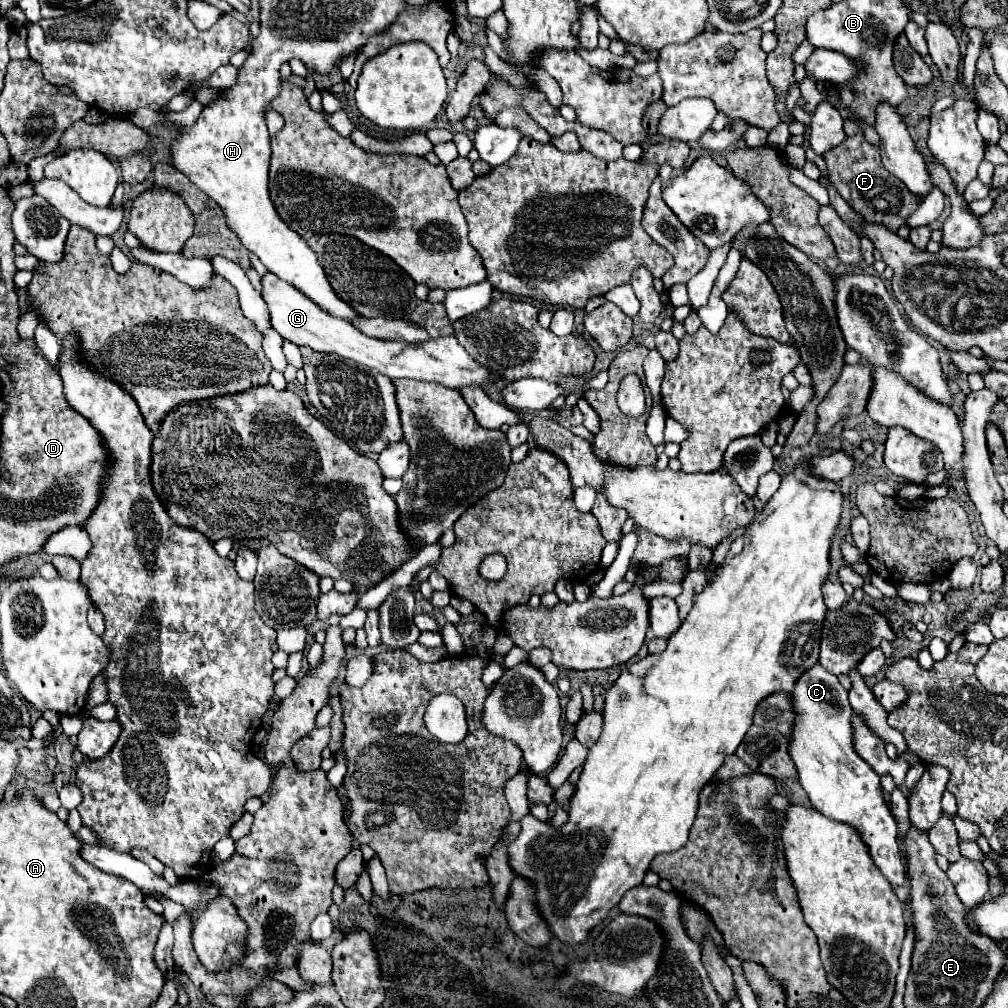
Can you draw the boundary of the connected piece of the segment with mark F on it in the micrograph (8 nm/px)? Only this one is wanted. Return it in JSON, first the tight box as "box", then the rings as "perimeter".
{"box":[824,135,918,231],"perimeter":[[[864,135],[848,137],[836,149],[824,153],[824,161],[828,165],[830,181],[838,189],[838,193],[848,201],[848,205],[864,217],[868,223],[884,225],[890,231],[898,231],[898,227],[906,225],[908,215],[918,209],[918,199],[904,187],[904,183],[892,173],[888,173],[880,161],[880,149],[870,145]]]}

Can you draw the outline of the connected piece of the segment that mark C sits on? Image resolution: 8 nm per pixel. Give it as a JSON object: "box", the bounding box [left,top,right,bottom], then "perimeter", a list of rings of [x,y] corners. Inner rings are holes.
{"box":[788,663,906,885],"perimeter":[[[816,663],[796,679],[796,687],[788,693],[788,699],[796,713],[788,753],[792,755],[800,785],[806,789],[812,807],[834,821],[852,825],[868,845],[882,875],[892,885],[904,885],[906,875],[896,845],[896,821],[880,787],[880,775],[872,771],[852,747],[852,707],[848,703],[848,691],[836,675]]]}

